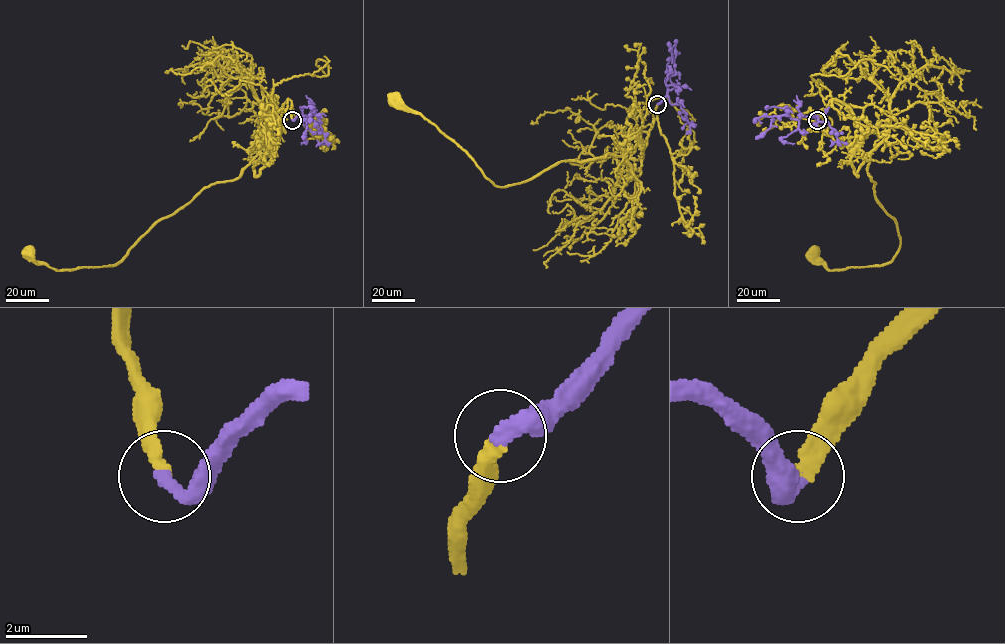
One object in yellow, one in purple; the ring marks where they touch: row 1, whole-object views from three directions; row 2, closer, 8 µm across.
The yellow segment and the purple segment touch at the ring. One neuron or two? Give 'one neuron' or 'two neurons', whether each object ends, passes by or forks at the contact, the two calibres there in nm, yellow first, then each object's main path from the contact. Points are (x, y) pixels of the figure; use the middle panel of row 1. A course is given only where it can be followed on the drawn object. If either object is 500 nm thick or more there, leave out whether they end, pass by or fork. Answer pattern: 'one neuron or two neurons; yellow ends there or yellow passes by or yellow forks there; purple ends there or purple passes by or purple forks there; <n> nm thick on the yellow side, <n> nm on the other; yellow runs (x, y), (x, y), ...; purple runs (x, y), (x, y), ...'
one neuron; yellow ends there; purple ends there; 400 nm thick on the yellow side, 400 nm on the other; yellow runs (658, 104), (644, 148), (637, 144), (623, 156), (560, 161), (524, 181), (498, 187), (433, 124), (393, 99); purple runs (658, 104), (666, 96), (665, 79), (674, 74), (669, 41)

